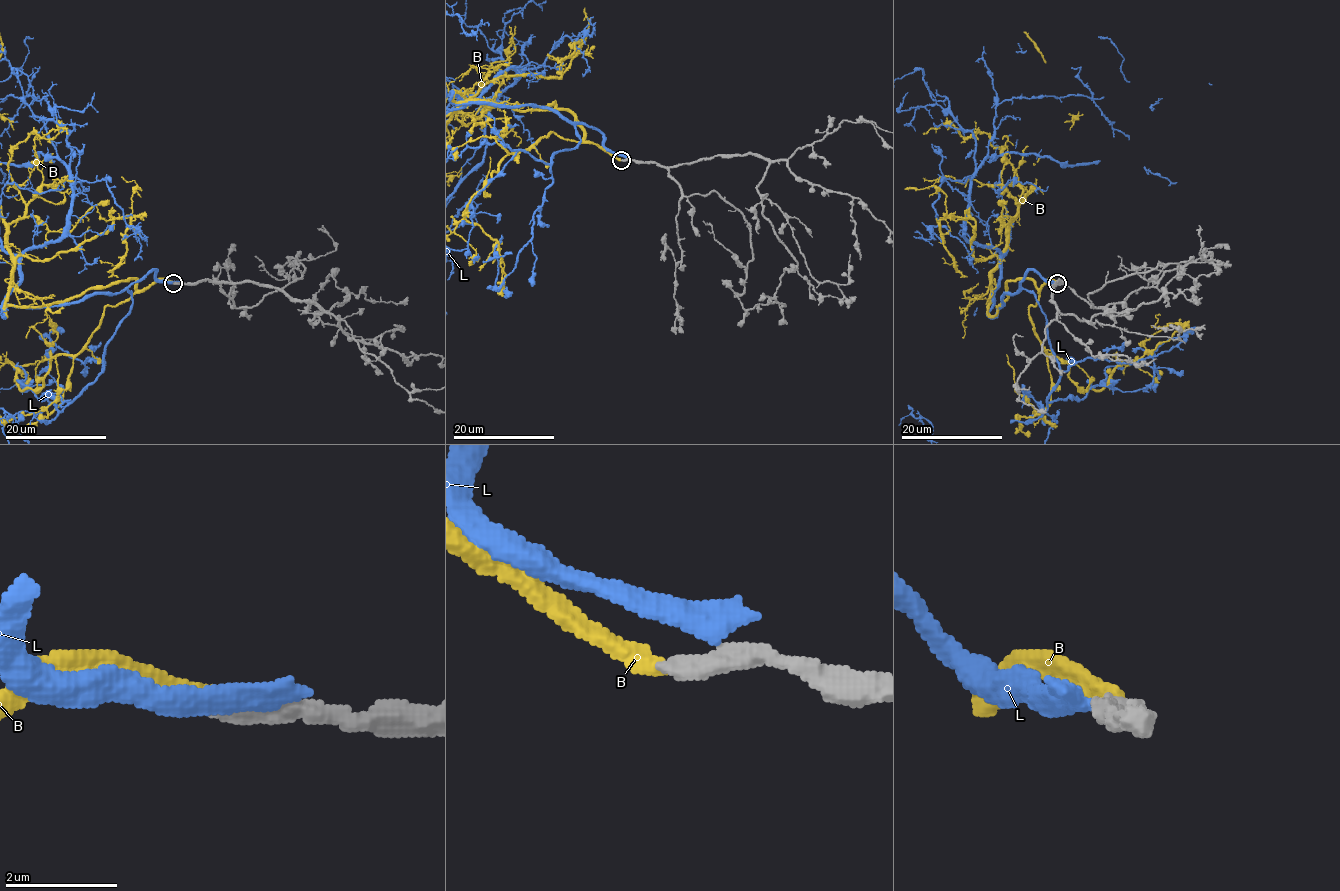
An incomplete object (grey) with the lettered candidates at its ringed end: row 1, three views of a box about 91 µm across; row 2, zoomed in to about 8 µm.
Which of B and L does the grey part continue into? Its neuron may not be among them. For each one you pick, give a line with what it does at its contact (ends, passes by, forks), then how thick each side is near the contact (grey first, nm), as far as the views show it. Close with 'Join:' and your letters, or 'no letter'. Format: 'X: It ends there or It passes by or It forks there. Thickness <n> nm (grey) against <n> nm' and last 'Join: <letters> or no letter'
B: It ends there. Thickness 360 nm (grey) against 360 nm
Join: B

